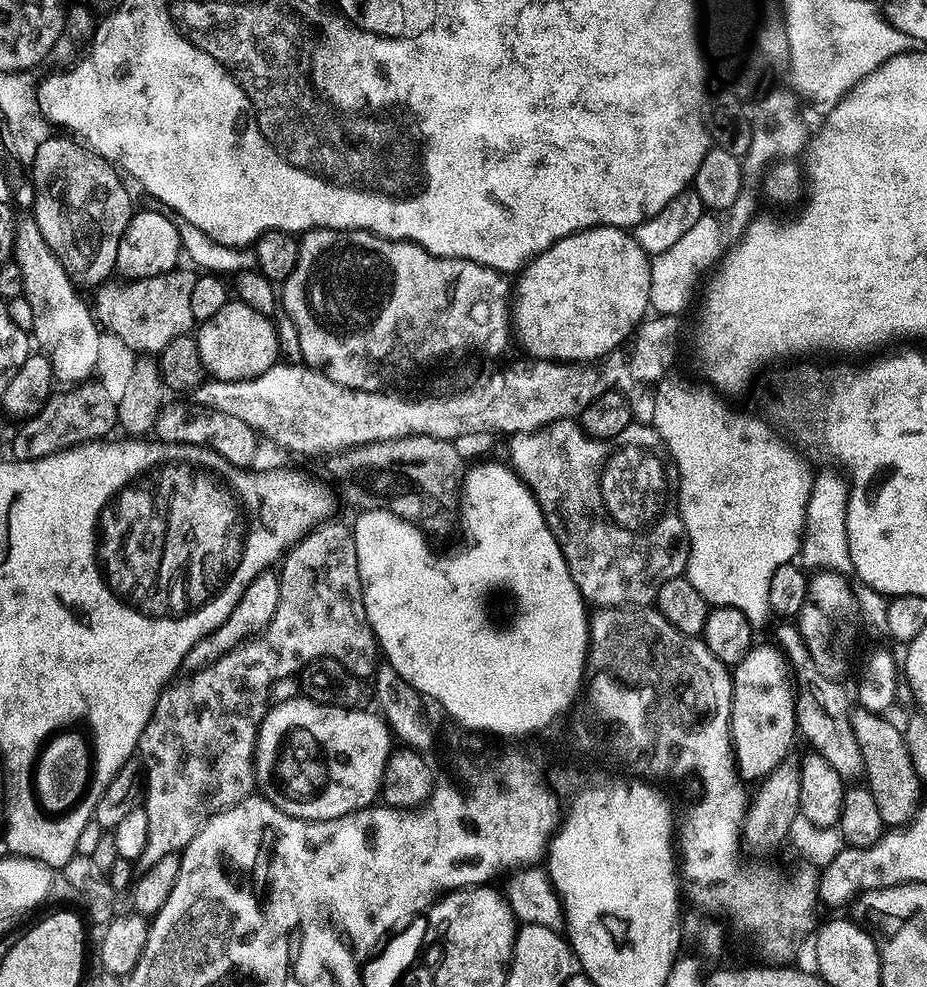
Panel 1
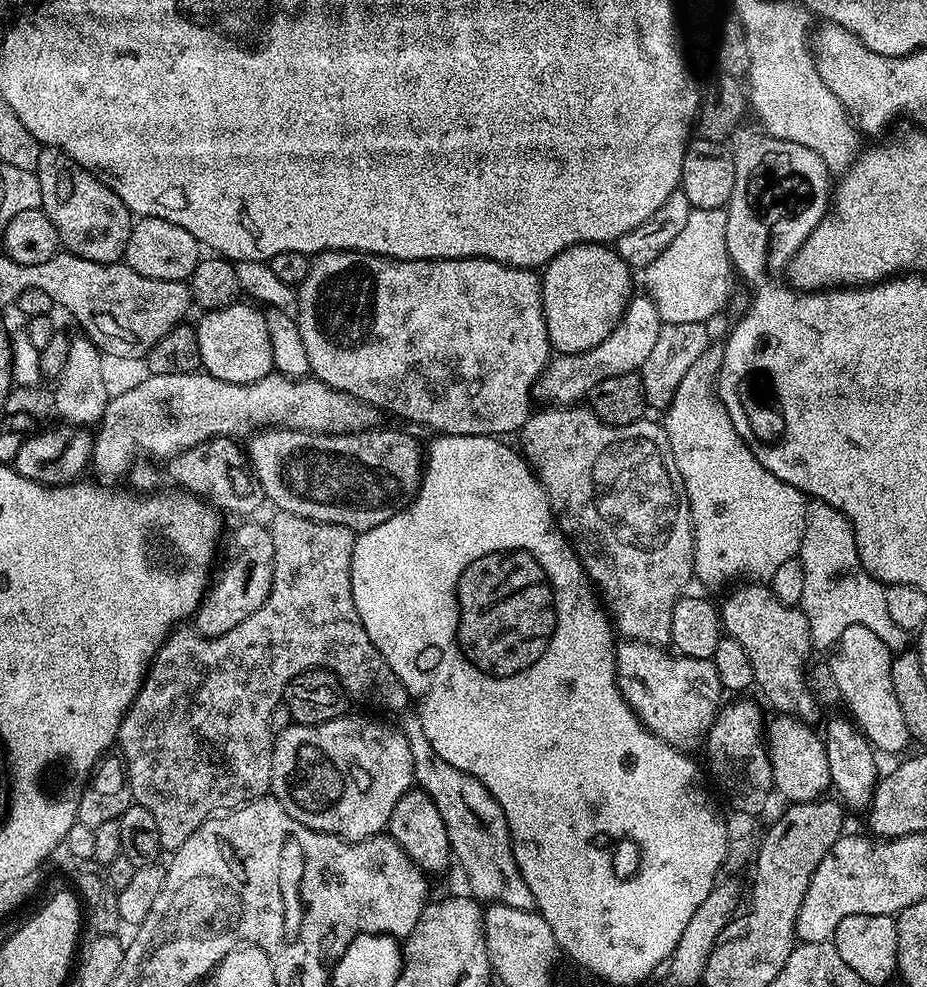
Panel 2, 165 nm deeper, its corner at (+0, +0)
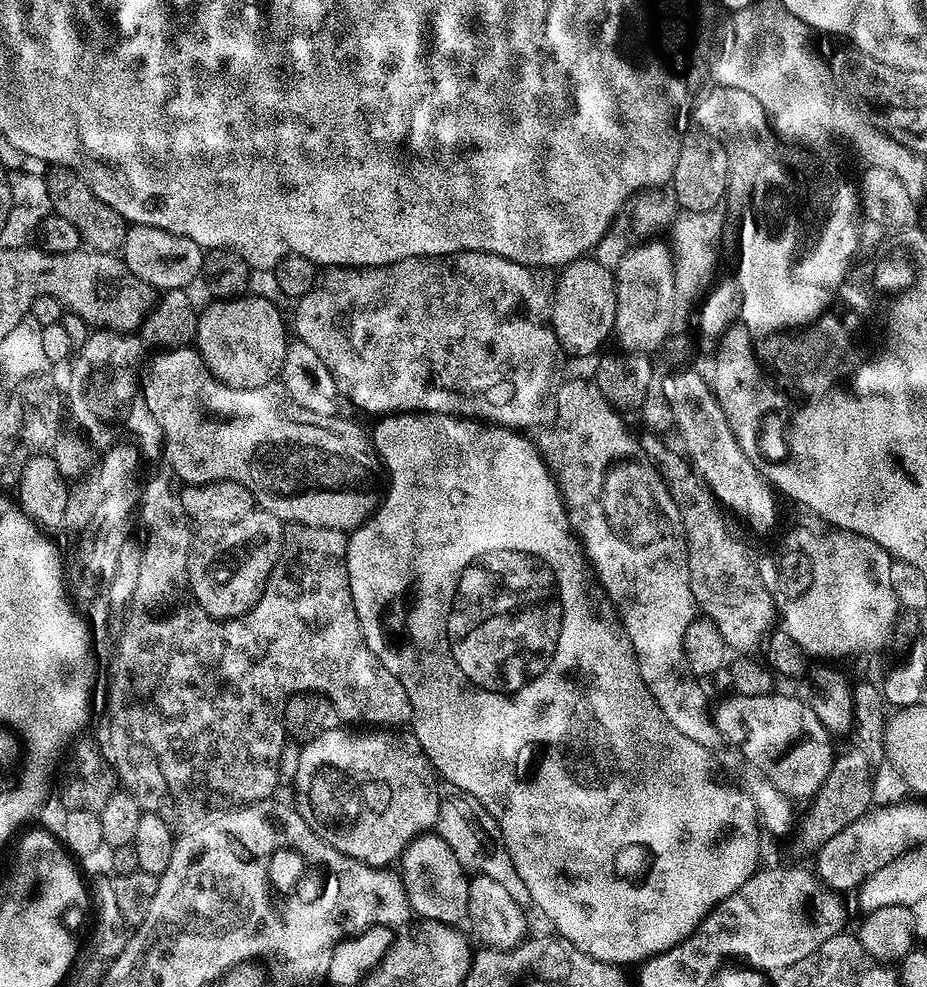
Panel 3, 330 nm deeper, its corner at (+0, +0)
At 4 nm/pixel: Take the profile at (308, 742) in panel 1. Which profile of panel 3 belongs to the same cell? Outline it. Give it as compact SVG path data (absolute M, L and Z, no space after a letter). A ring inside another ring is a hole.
M344 726L326 730L326 734L307 741L296 760L296 811L318 838L371 868L395 865L410 841L435 829L438 818L438 773L426 758L418 738L400 732L403 731L349 730Z

